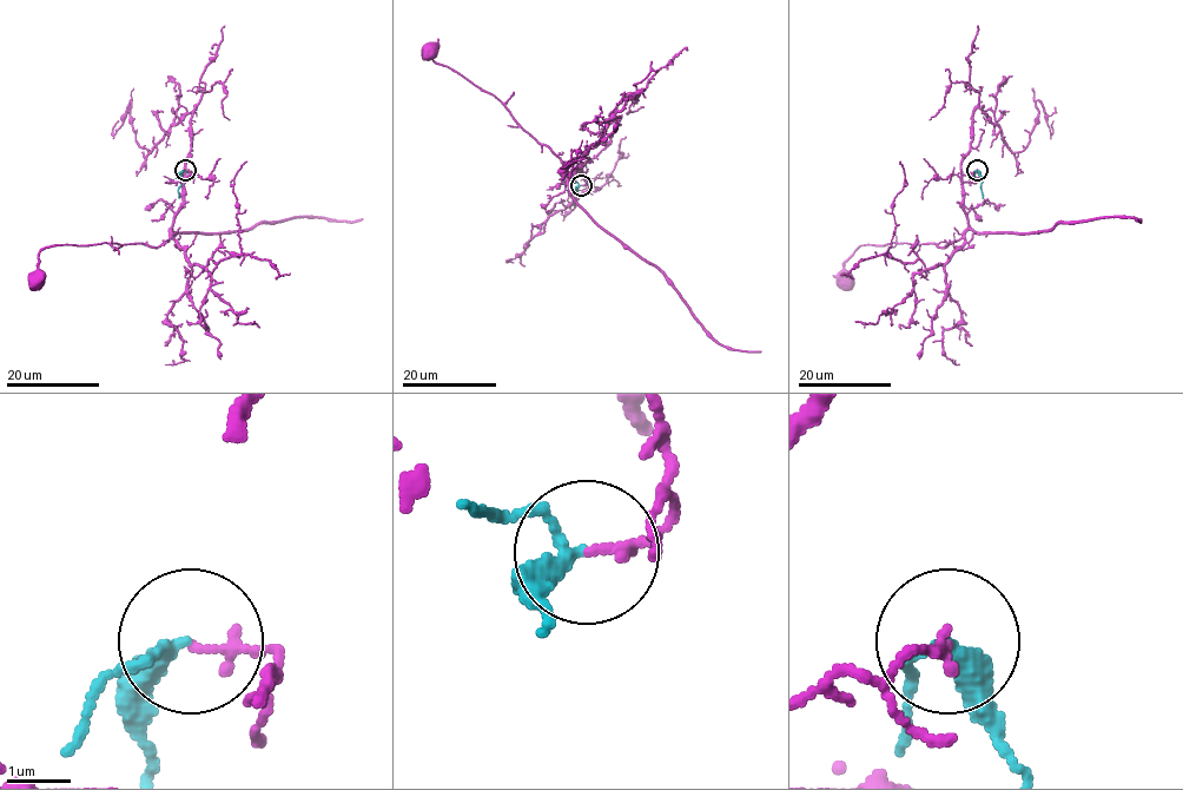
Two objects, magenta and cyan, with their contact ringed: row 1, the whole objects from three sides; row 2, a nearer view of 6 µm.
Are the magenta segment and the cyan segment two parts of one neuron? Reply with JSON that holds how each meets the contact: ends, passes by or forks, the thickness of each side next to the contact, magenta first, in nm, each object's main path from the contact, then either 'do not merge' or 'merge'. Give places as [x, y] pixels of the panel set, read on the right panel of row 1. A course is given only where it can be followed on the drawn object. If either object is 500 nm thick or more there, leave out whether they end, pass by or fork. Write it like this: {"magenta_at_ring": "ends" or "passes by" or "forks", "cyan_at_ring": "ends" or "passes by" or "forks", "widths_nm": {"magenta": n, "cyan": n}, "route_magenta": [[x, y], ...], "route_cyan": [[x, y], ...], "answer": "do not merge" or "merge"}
{"magenta_at_ring": "ends", "cyan_at_ring": "passes by", "widths_nm": {"magenta": 150, "cyan": 200}, "route_magenta": [[977, 170], [958, 173], [969, 224], [960, 238], [945, 247], [934, 243], [861, 244], [844, 265], [844, 276]], "route_cyan": [[977, 170], [982, 179], [982, 198]], "answer": "do not merge"}

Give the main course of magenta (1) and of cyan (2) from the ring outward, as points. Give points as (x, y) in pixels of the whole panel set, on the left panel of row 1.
1: (184, 170), (191, 171), (170, 238), (158, 247), (55, 244), (39, 252), (37, 276)
2: (184, 170), (179, 198)

